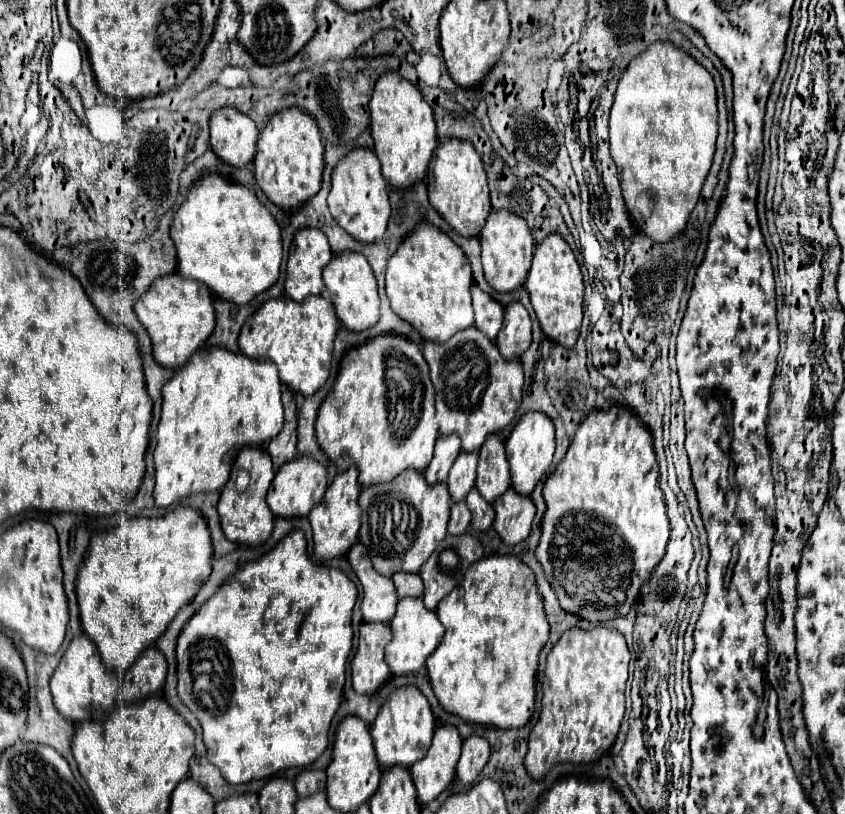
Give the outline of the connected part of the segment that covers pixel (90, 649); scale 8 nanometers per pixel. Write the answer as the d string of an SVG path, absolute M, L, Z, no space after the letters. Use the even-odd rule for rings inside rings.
M85 636L73 638L69 648L65 650L57 670L51 676L51 694L57 710L73 722L89 720L89 718L105 718L109 710L115 704L117 690L121 688L121 682L113 670L109 670L99 656L97 646Z

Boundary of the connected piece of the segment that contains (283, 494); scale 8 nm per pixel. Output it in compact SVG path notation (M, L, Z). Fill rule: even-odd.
M297 456L293 460L285 462L283 466L279 466L279 470L275 472L275 478L273 478L269 494L267 494L267 502L275 516L283 516L283 518L307 516L309 510L317 502L321 502L325 490L327 490L327 470L309 456Z

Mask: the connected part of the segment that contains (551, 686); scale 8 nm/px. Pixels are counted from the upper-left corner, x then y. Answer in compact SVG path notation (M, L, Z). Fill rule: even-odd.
M575 626L561 634L559 642L547 654L547 668L543 676L543 708L527 744L529 748L525 756L525 768L535 780L541 780L557 762L595 762L613 746L625 714L625 682L629 658L627 642L615 628L597 626L583 630Z

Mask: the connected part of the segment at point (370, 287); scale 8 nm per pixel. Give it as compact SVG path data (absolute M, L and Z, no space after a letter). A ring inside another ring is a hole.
M341 252L335 254L329 262L329 266L323 268L323 282L331 296L331 302L335 306L337 318L347 330L361 332L369 326L373 326L379 320L379 296L377 296L377 282L373 276L373 270L365 256L357 252Z

